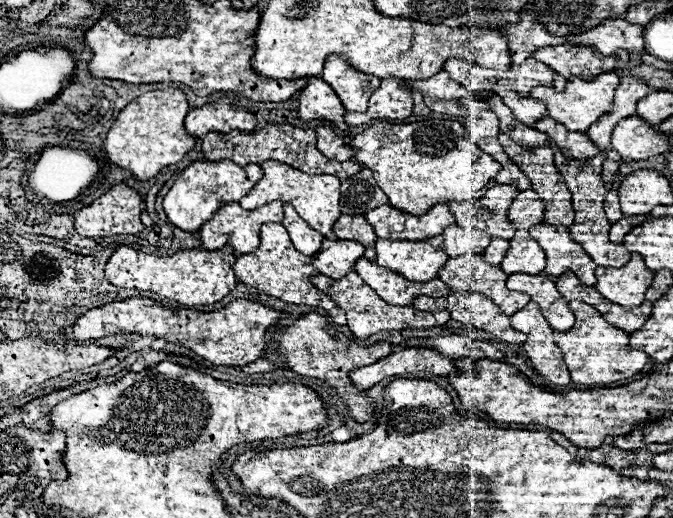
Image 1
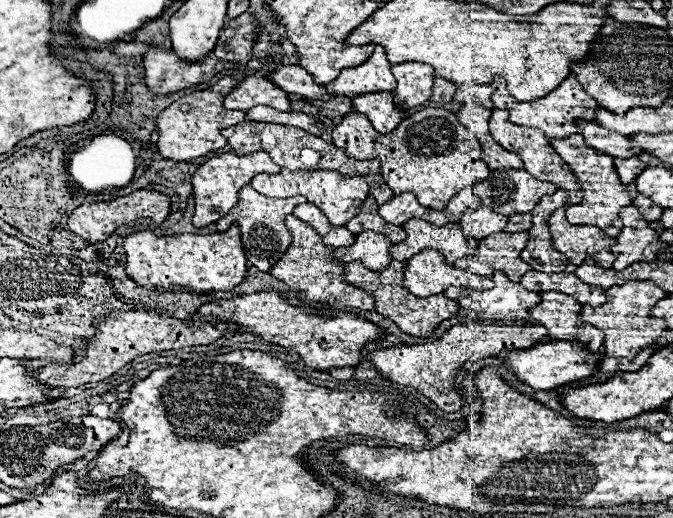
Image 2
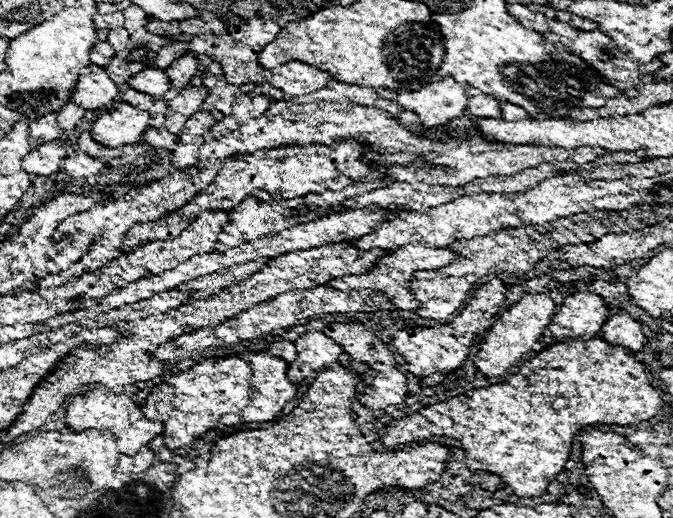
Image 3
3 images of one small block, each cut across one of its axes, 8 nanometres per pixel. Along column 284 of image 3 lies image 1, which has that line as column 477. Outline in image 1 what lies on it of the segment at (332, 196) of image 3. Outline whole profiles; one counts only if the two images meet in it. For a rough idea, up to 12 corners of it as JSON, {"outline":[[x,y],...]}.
{"outline":[[496,184],[478,200],[450,202],[456,224],[510,240],[520,190]]}

